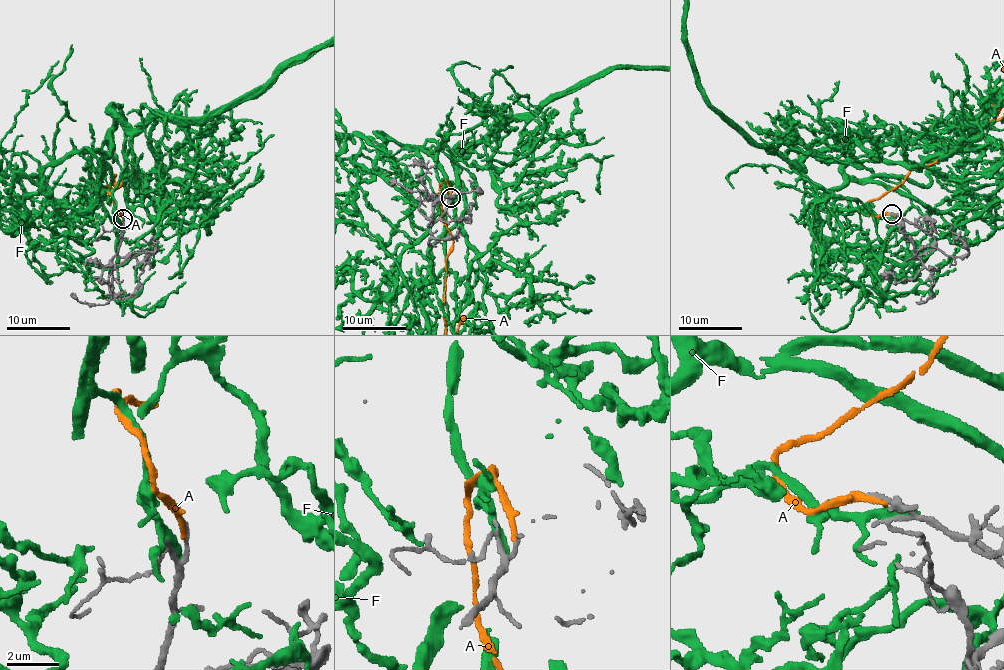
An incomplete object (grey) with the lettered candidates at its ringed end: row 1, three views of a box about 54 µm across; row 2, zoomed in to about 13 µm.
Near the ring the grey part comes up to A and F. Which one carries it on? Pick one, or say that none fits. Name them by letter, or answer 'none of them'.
A

